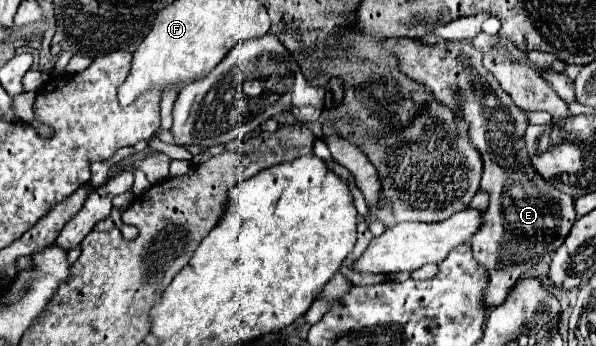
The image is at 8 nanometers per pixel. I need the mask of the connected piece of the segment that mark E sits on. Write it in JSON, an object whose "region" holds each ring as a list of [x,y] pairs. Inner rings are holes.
{"region":[[[408,37],[388,39],[382,43],[382,47],[386,47],[396,57],[398,67],[404,75],[430,87],[434,97],[438,97],[446,105],[454,105],[456,113],[460,113],[460,117],[470,121],[472,143],[476,145],[476,149],[480,149],[480,155],[484,161],[484,175],[482,175],[480,189],[490,193],[490,205],[484,213],[484,219],[486,219],[484,229],[480,229],[480,233],[476,233],[476,237],[472,237],[470,247],[472,247],[474,259],[486,269],[486,275],[488,275],[488,285],[484,289],[484,299],[482,299],[484,305],[490,305],[490,301],[504,301],[510,287],[530,267],[534,267],[538,261],[542,261],[548,253],[552,255],[568,237],[568,233],[576,221],[572,197],[568,197],[566,193],[560,193],[554,185],[548,185],[528,165],[528,155],[526,155],[524,139],[522,139],[524,129],[528,127],[528,121],[526,121],[522,109],[516,109],[516,105],[512,105],[512,99],[500,89],[500,85],[492,77],[492,73],[488,73],[482,67],[480,51],[476,51],[476,49],[472,49],[472,45],[464,45],[464,43],[446,43],[446,45],[444,43],[422,43],[422,41],[408,39]],[[454,87],[460,89],[460,103],[454,103]]]}

